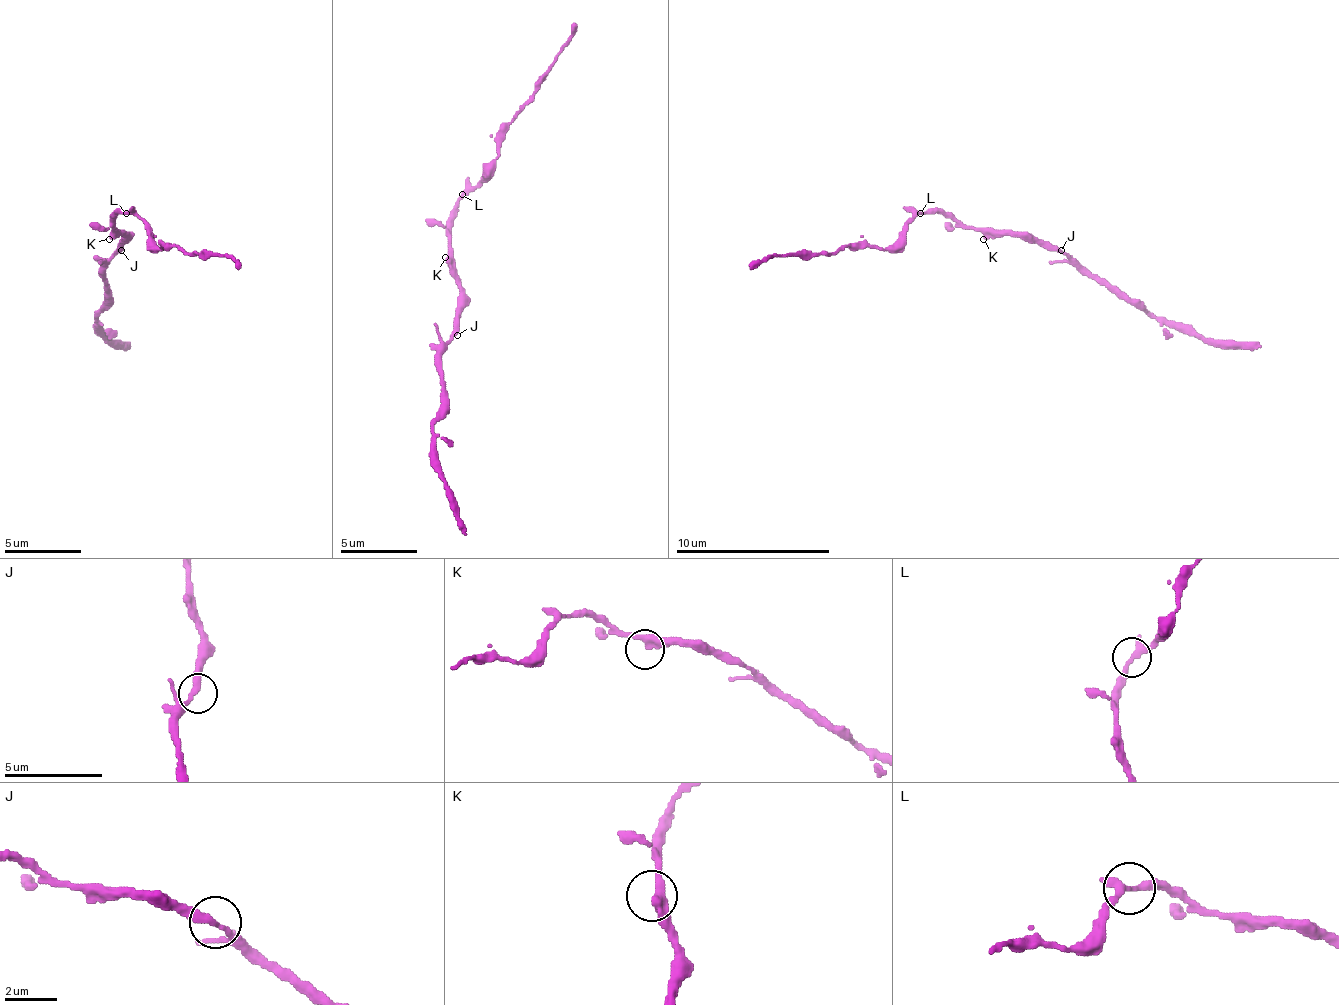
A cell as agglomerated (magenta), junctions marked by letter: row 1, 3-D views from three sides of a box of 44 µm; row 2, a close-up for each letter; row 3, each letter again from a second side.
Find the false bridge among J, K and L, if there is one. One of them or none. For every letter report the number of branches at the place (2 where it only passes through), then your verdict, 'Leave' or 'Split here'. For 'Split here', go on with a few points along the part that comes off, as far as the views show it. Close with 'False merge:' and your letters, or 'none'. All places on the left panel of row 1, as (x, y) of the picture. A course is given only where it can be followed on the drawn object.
J: Branches: 2. Leave
K: Branches: 2. Leave
L: Branches: 2. Leave
False merge: none

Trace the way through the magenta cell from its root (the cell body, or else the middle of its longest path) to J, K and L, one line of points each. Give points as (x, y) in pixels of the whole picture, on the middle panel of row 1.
J: (457, 273), (457, 288), (461, 292), (457, 335)
K: (457, 273), (445, 257)
L: (457, 273), (453, 265), (453, 250), (449, 246), (449, 226), (457, 215), (457, 199), (461, 195)

